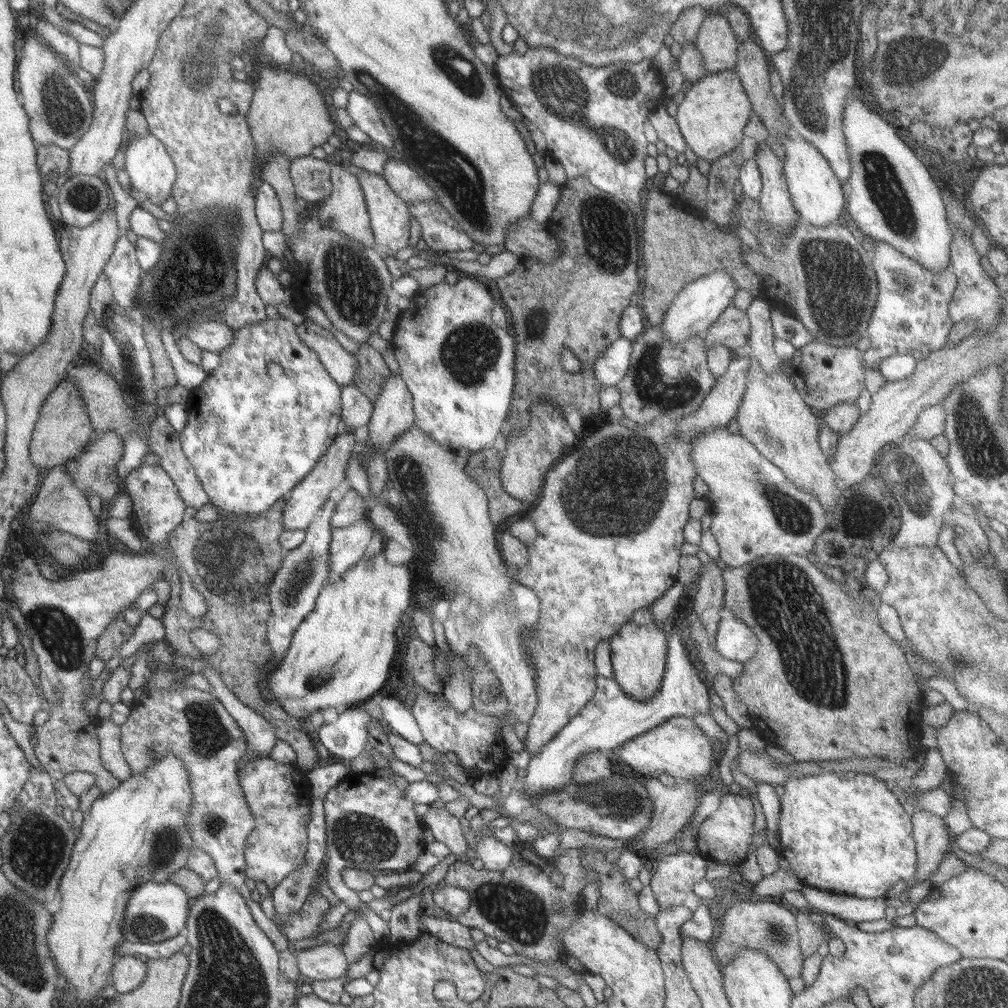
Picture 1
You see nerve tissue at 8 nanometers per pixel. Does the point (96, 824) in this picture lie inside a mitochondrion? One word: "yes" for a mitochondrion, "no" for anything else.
no

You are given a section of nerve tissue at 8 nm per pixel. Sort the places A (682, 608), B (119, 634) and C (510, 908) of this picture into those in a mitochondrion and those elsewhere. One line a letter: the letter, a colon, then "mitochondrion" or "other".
A: other
B: other
C: mitochondrion

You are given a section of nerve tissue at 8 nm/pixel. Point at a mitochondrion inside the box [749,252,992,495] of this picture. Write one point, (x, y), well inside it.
(900, 278)

